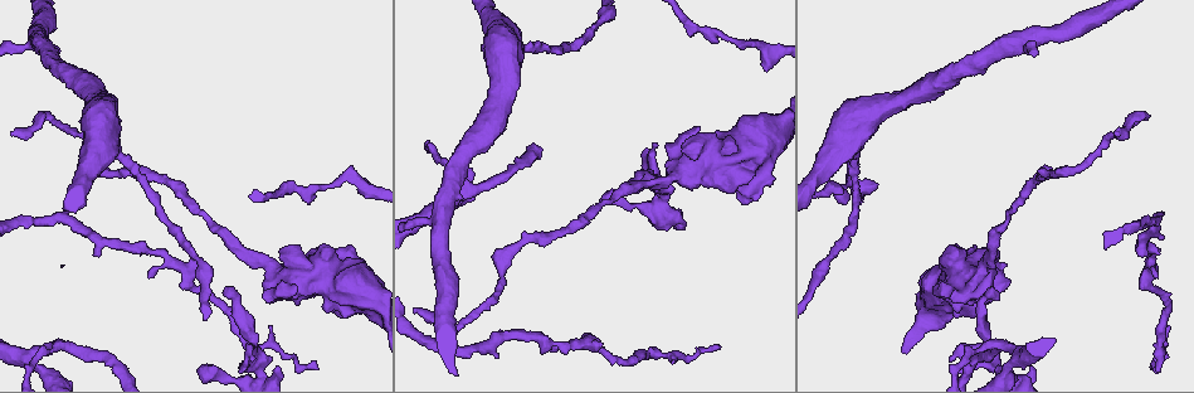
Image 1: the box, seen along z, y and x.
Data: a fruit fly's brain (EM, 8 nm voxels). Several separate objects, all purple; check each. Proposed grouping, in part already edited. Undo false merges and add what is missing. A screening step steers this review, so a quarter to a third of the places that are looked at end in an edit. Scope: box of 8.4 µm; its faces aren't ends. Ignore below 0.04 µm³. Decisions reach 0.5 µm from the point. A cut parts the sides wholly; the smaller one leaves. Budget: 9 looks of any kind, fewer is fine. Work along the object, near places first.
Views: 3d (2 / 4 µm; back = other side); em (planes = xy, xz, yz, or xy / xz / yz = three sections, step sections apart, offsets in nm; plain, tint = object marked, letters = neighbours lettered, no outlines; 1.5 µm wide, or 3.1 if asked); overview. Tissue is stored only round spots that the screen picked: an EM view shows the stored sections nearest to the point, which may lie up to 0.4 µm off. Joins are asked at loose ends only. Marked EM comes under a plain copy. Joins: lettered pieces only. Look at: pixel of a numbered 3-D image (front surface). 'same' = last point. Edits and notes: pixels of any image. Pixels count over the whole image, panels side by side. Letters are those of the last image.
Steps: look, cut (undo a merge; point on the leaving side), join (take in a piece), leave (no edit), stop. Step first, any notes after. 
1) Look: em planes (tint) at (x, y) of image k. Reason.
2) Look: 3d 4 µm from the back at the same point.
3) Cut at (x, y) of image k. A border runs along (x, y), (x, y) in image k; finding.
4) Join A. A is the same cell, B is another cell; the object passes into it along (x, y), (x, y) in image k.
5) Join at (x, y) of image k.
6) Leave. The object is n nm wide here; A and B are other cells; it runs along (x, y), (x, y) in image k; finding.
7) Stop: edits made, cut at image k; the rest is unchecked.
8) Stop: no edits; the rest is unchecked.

Look: em planes (letters) at (683, 226) of image 1. Branch stops here.

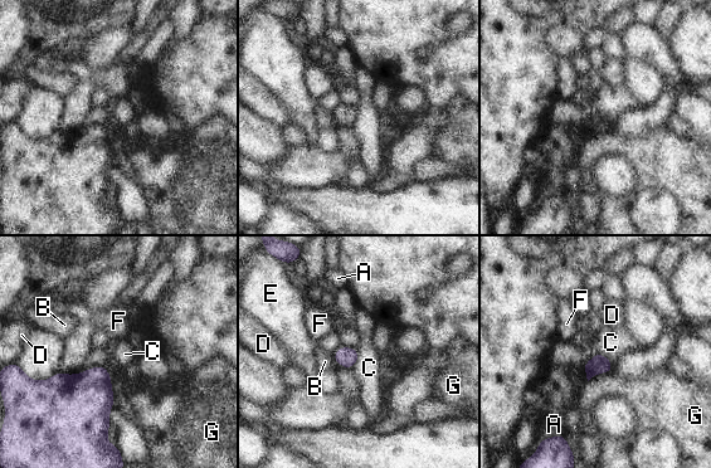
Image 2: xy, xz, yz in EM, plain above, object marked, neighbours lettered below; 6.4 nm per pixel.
Leave. A, B, C, D, E, F and G are other cells; none of them fits.

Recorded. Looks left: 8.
Look: em planes (letters) at (639, 191) of image 1. Branch stops here.

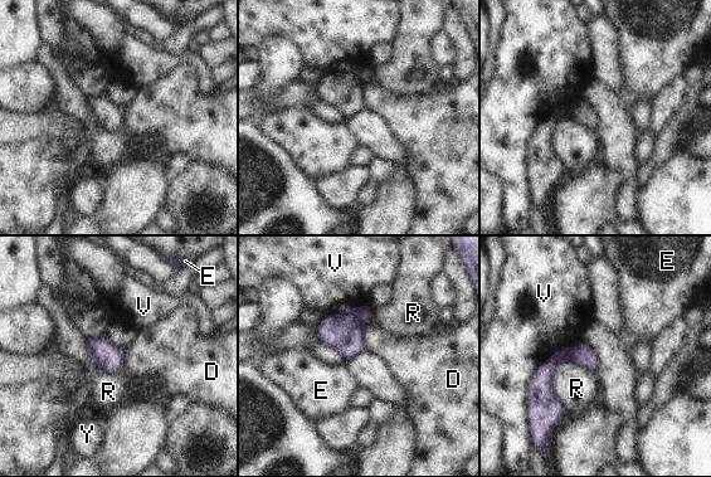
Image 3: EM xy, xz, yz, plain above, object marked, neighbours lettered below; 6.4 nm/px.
Leave. D, E, R, V and Y are other cells; it runs along (593, 355), (560, 356), (536, 395) in image 3; none of them fits.

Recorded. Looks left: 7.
Look: em planes (tint) at (120, 155) of image 1. Calibre changes.

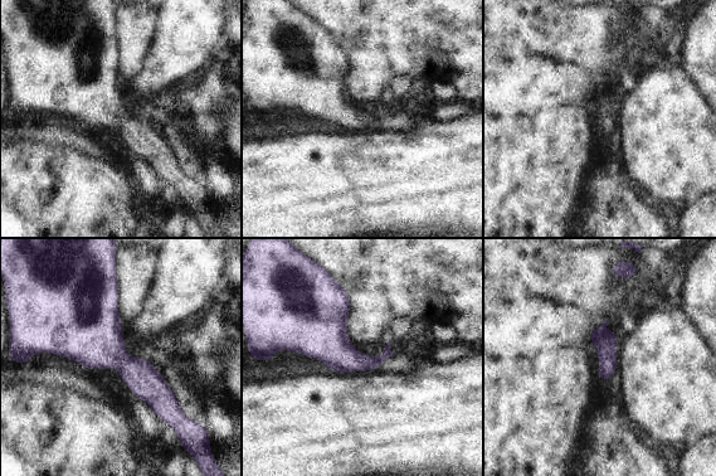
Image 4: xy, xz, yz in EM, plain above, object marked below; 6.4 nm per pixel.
Look: em planes (letters) at the same point. What lies round it.

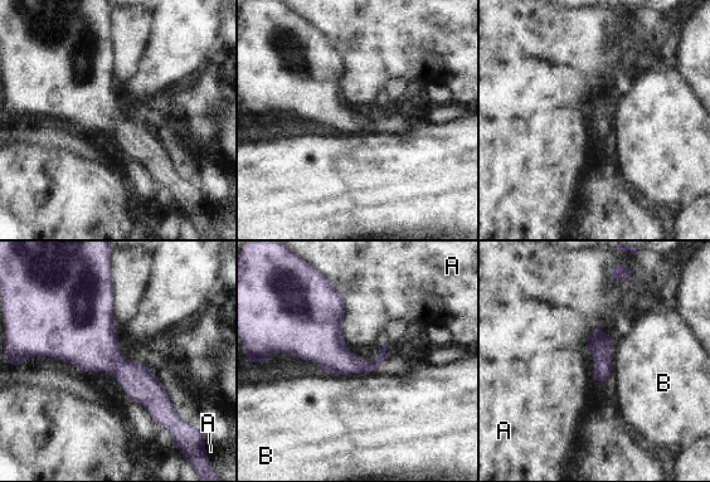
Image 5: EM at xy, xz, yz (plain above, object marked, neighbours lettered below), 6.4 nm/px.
Leave. The object is 140 nm wide here; A and B are other cells; a border runs along (375, 370), (356, 374), (325, 373) in image 5; all the same neuron.

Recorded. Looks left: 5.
Look: 3d 2 µm at (1020, 358) of image 1. Three-way junction.

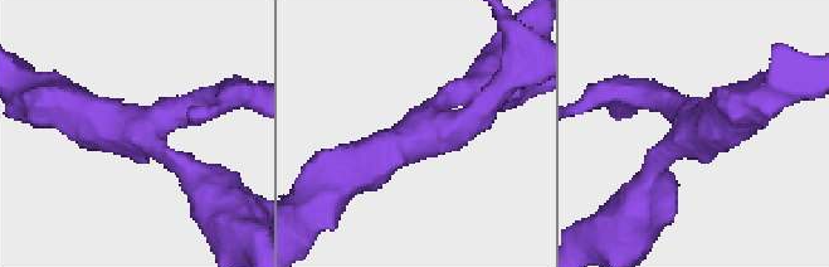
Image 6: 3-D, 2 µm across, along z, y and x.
Look: em xy step 8 (letters) at (689, 131) of image 6. 3 arms meet here; the arms are 200, 340, 360 nm wide.

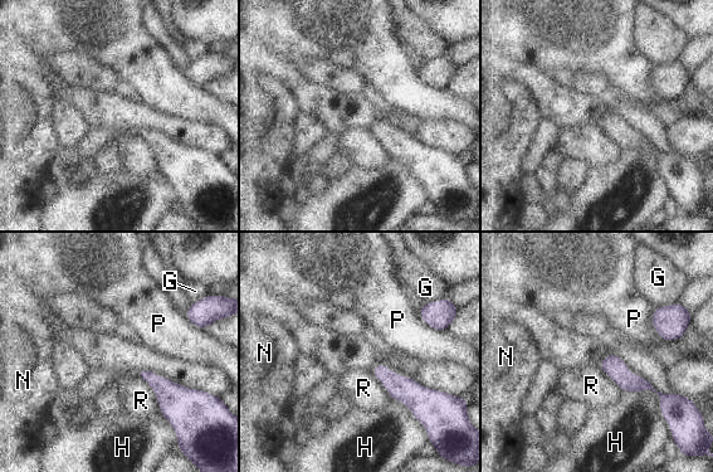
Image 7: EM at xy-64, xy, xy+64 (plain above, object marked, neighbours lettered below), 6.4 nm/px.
Look: em planes (letters) at the same point.

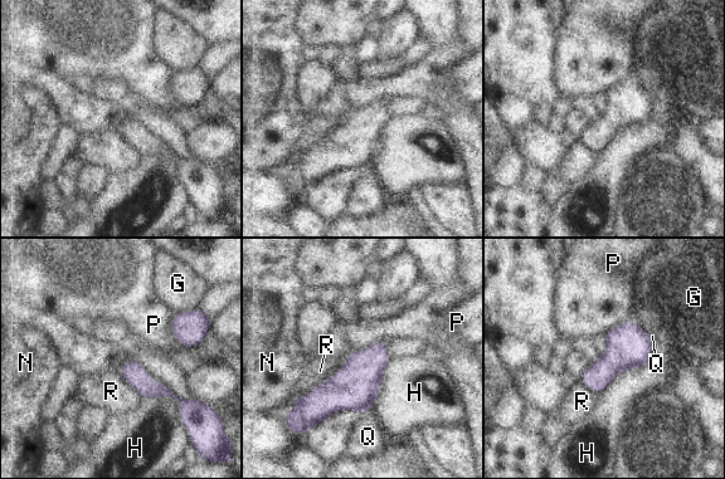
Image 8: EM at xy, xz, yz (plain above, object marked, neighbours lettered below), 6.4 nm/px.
Leave. The longest contact is with R, 550 nm; G, H, N, P, Q and R are other cells; a border runs along (348, 358), (286, 415) in image 8; one neuron here.

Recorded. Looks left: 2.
Stop: no edits; the rest is unchecked.

